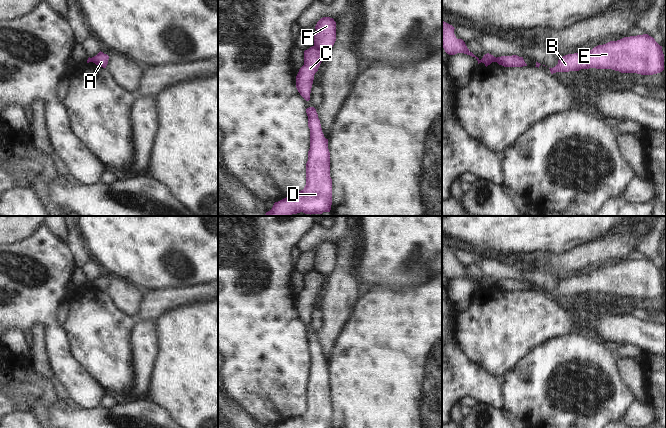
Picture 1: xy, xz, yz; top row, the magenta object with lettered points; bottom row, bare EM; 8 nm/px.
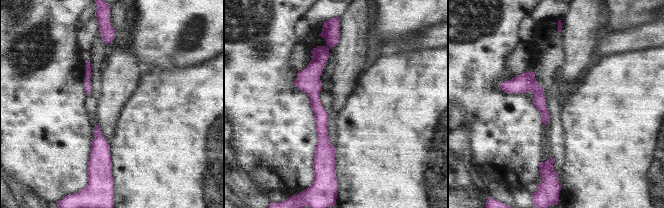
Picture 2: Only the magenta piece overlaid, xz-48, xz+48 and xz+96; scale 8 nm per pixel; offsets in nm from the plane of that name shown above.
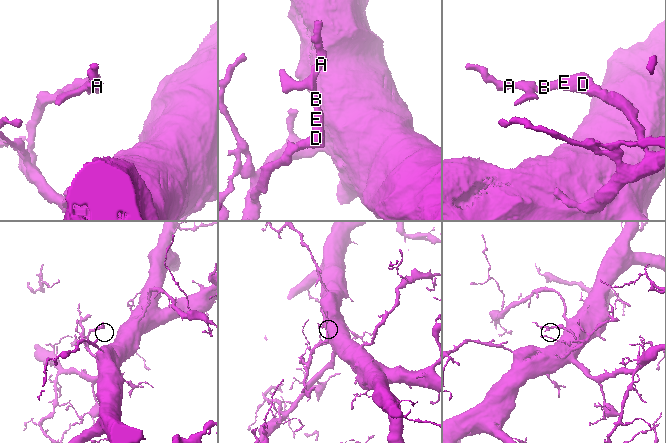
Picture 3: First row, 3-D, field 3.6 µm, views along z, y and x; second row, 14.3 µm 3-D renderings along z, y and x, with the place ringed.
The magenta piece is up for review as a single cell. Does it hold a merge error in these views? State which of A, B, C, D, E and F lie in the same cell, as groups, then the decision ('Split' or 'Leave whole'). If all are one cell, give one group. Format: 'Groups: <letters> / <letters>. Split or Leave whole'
Groups: A F / B C D E. Split.

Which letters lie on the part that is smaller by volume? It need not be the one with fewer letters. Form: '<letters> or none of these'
A, F

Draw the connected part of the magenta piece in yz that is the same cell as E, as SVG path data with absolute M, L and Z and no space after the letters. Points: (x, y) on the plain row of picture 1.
M643 258L565 279L559 282L555 291L549 293L553 298L589 292L653 299L664 294L664 278L662 270L653 261Z

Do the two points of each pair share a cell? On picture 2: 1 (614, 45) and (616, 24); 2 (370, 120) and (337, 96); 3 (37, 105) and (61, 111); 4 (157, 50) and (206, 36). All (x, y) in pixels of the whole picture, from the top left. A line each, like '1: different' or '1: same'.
1: different
2: different
3: same
4: same

